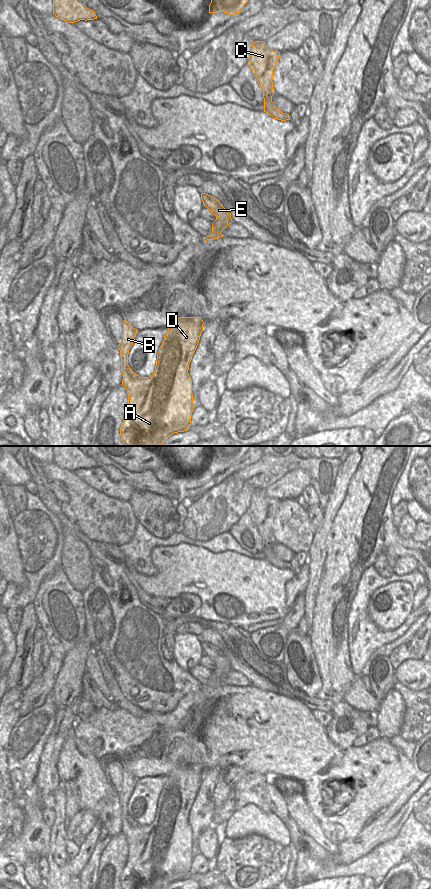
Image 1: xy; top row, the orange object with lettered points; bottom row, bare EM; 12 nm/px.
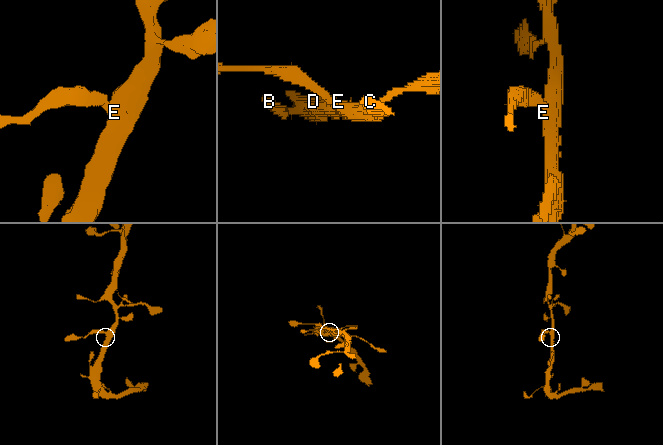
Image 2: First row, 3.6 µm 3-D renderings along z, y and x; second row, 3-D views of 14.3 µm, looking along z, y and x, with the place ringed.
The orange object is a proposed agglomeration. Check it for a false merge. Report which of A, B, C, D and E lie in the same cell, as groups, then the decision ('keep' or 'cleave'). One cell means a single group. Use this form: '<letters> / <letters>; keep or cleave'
A B C D E; keep

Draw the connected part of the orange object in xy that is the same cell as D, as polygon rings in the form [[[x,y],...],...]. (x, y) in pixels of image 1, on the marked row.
[[[199,317],[176,319],[168,327],[159,348],[154,373],[149,377],[140,377],[128,365],[129,350],[137,330],[124,319],[123,339],[118,348],[121,356],[122,385],[128,394],[127,414],[120,428],[120,436],[125,446],[163,446],[172,434],[188,430],[195,407],[188,370],[203,331],[203,324]]]

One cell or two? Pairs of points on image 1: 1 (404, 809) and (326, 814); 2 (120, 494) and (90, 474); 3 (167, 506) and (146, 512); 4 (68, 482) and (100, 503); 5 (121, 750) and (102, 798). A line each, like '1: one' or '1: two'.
1: two
2: one
3: one
4: one
5: two

